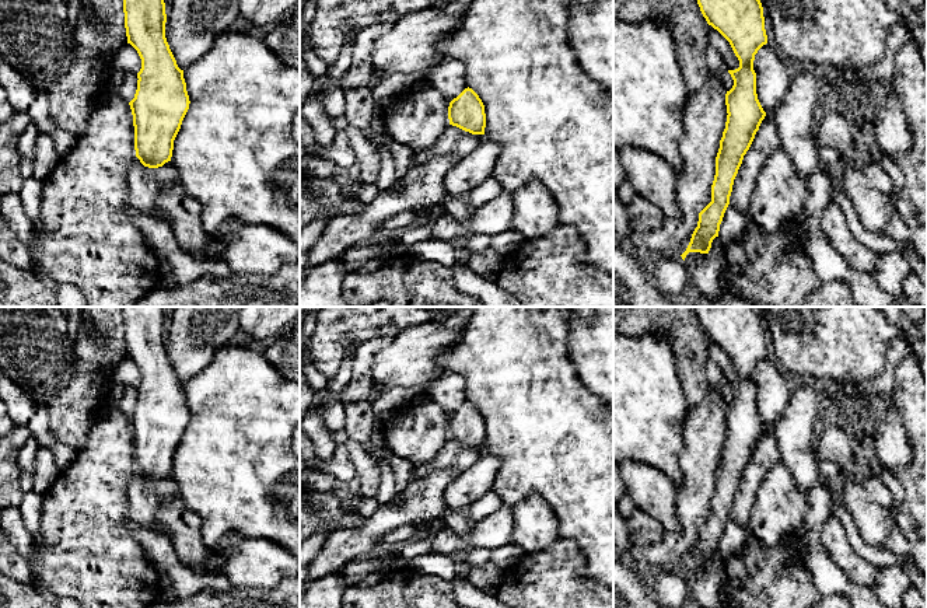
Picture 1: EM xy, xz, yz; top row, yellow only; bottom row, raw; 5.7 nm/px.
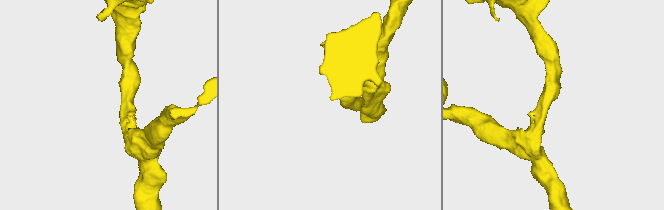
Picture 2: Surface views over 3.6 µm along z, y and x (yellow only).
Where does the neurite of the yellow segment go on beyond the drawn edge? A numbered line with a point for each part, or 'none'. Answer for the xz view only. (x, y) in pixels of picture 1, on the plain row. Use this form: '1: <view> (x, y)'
none

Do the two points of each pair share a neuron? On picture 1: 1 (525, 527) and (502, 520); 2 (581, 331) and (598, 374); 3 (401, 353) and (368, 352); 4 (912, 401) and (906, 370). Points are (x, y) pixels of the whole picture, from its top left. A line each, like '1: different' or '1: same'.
1: different
2: same
3: different
4: same

